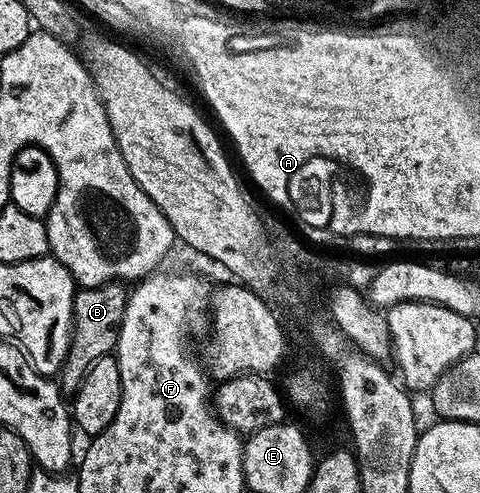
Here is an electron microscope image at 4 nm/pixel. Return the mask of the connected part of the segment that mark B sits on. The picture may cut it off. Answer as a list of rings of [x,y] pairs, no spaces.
[[[120,281],[98,287],[81,287],[78,290],[73,298],[73,333],[69,338],[69,352],[59,372],[59,387],[62,392],[76,391],[87,369],[91,369],[91,365],[99,361],[99,357],[110,354],[116,348],[128,300],[129,291],[126,284]]]

